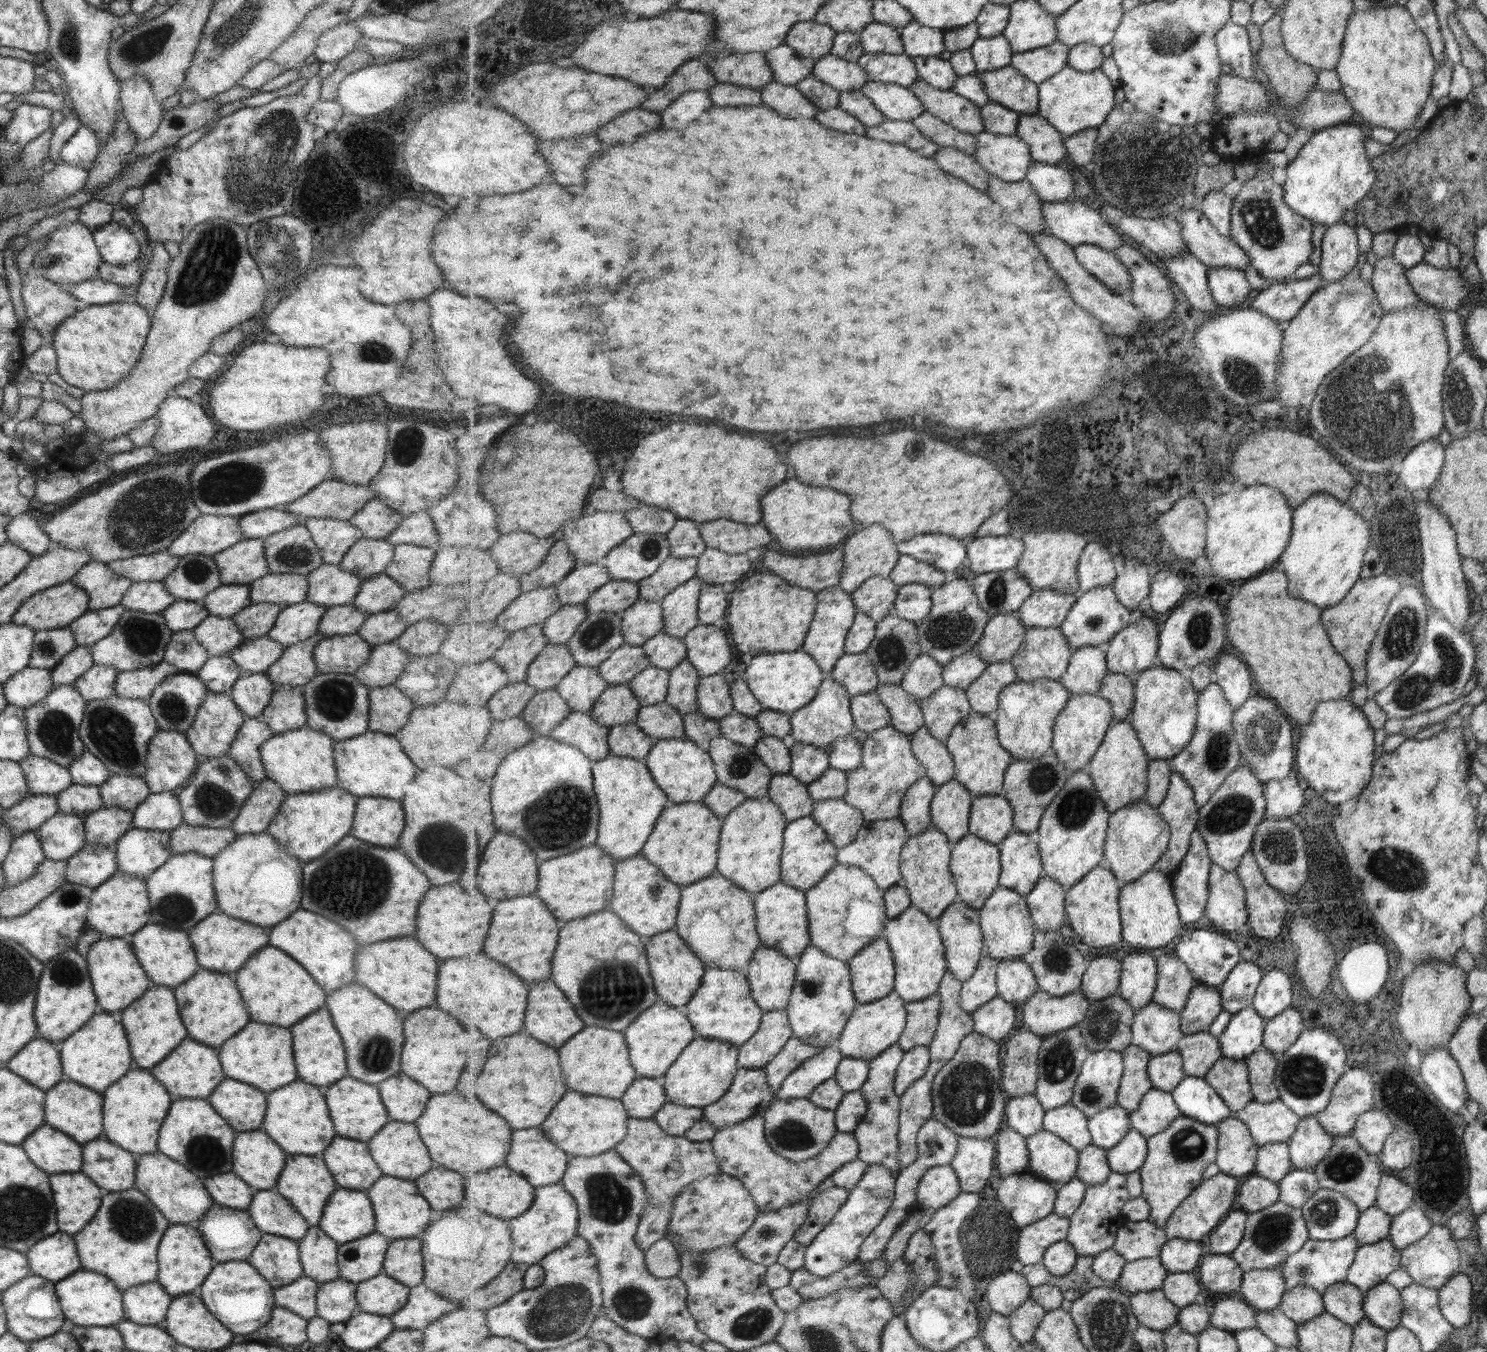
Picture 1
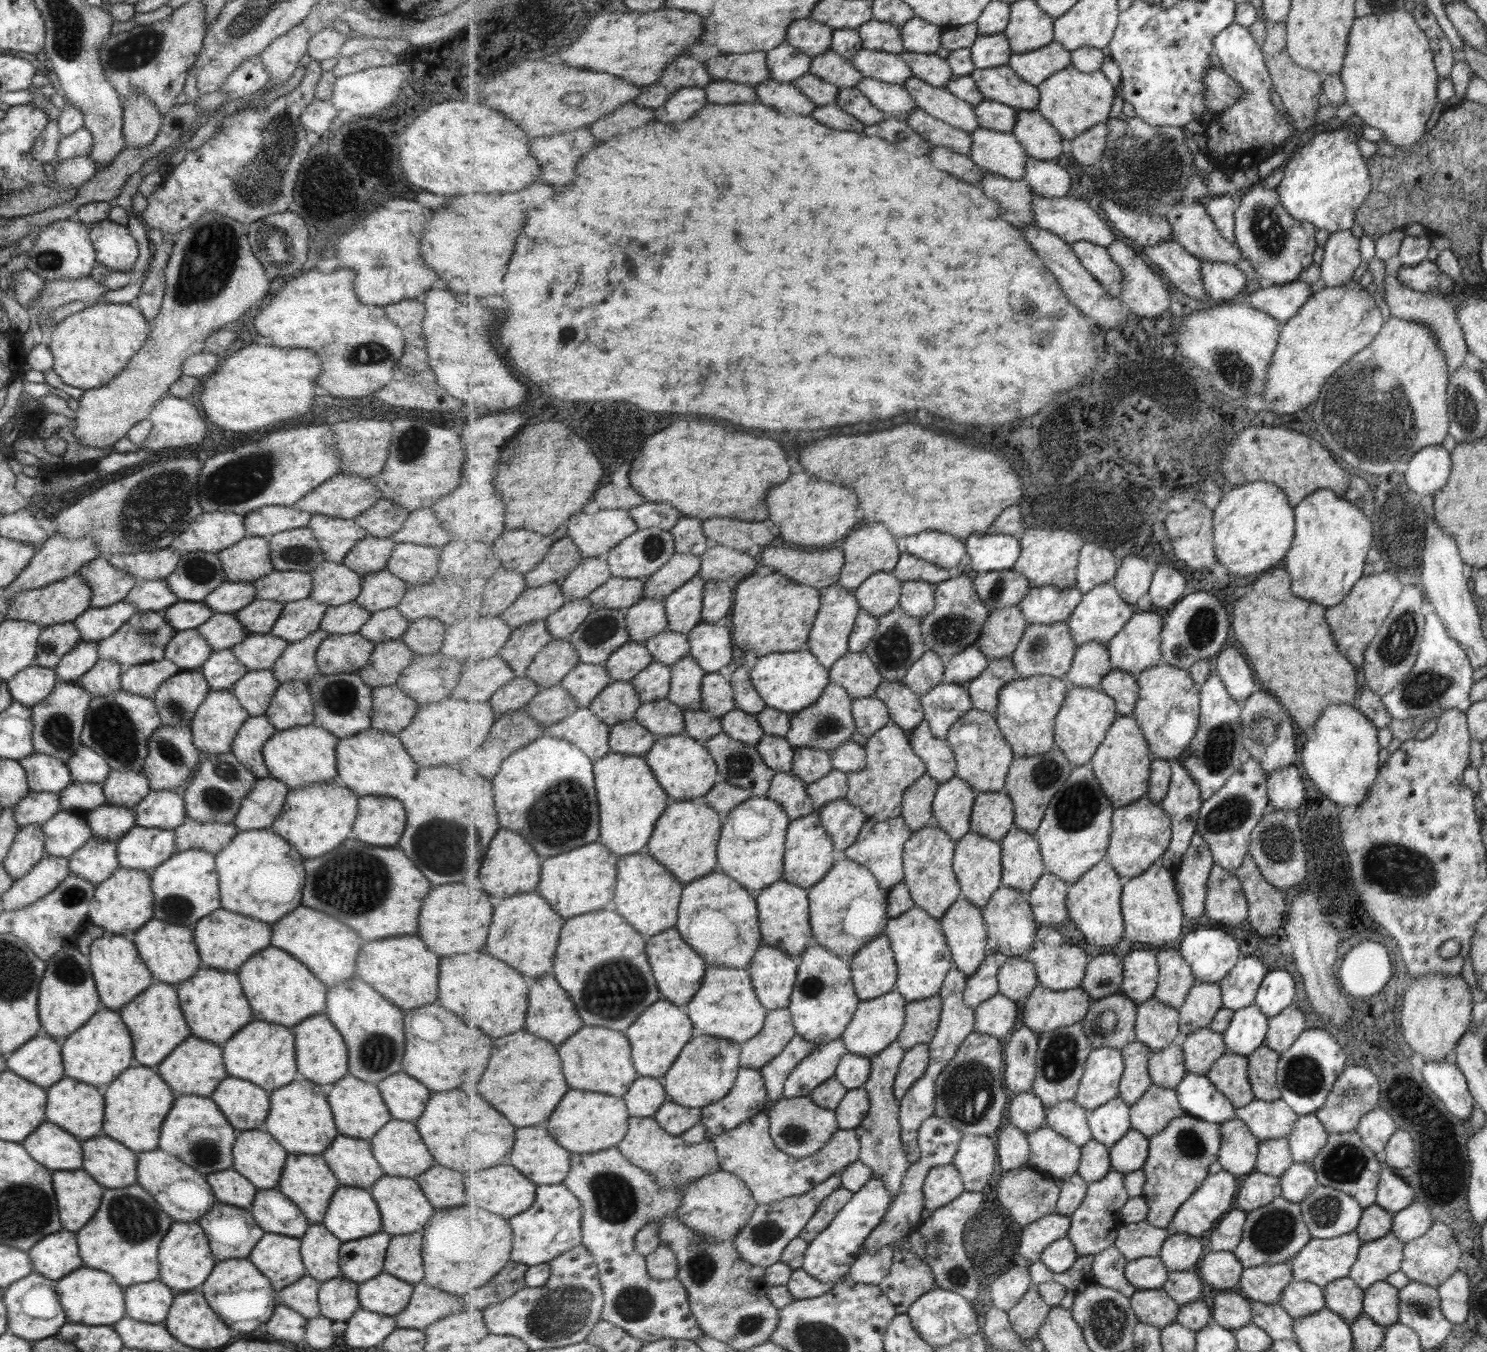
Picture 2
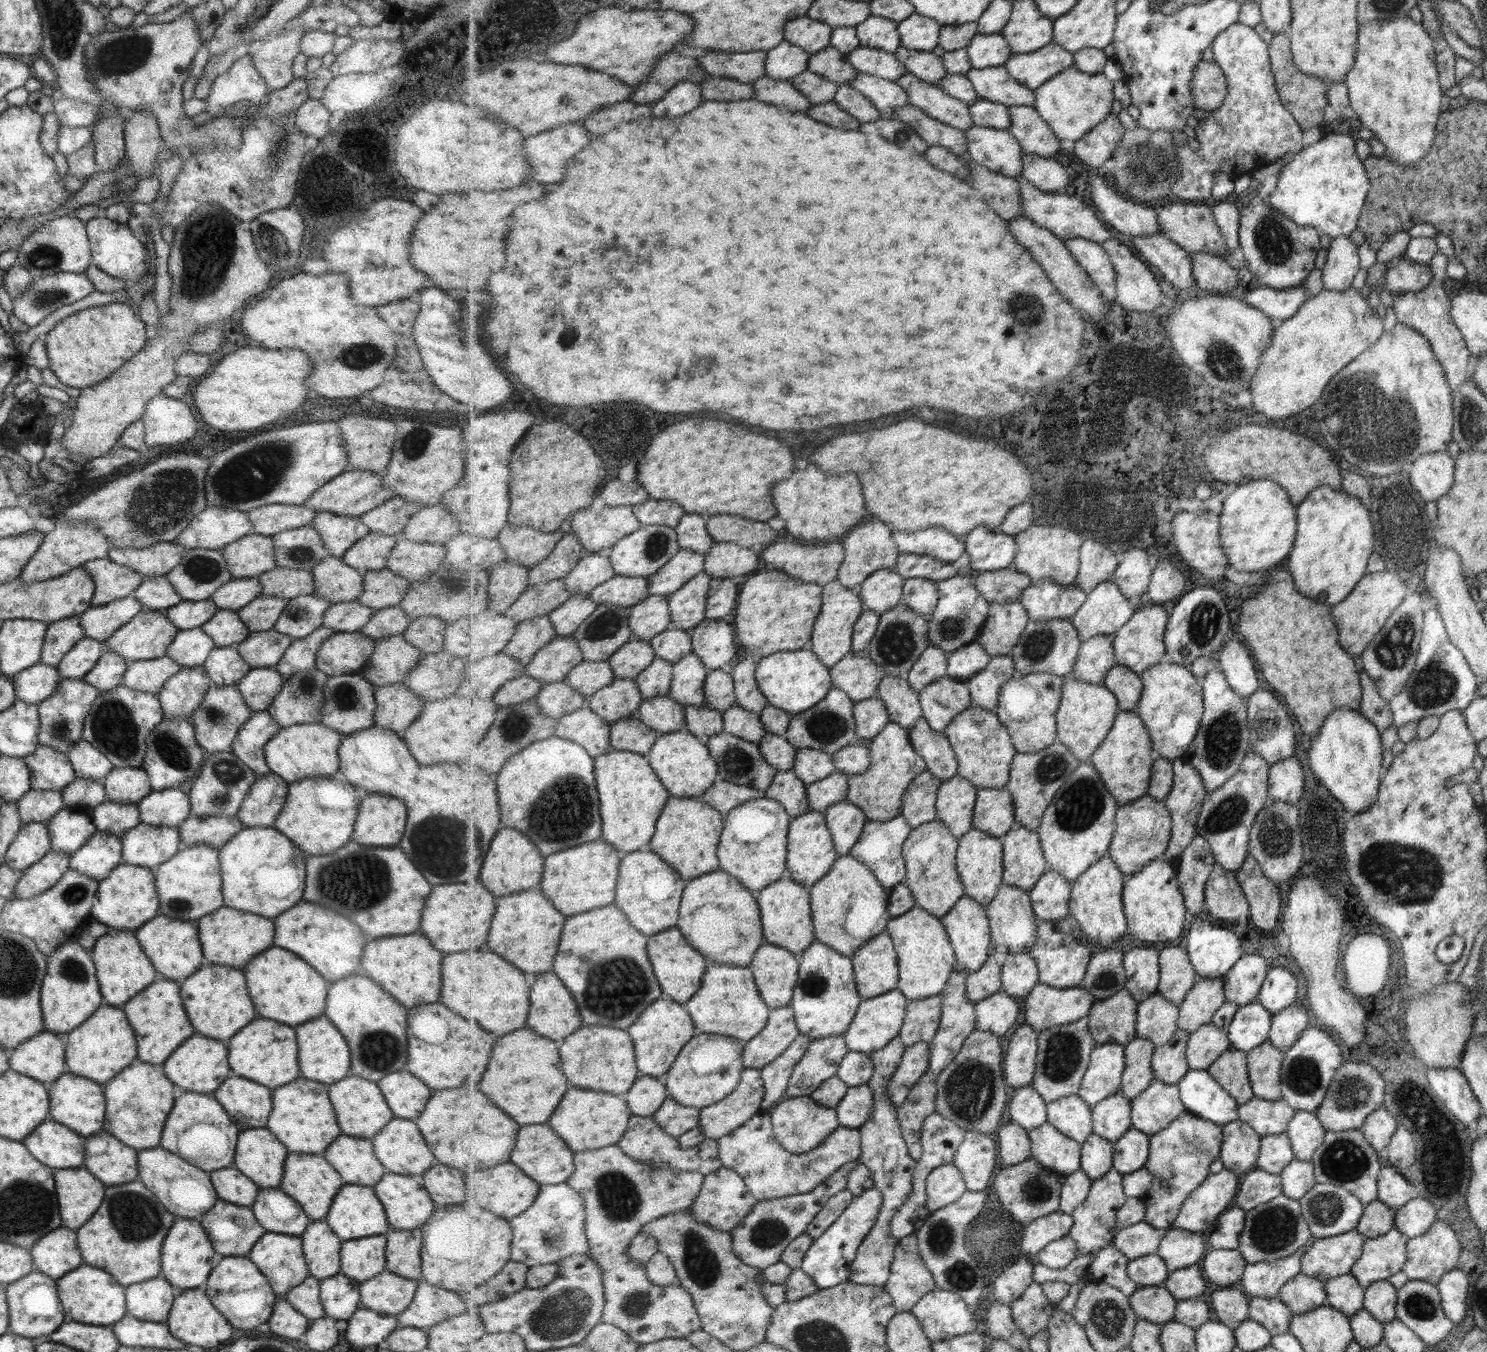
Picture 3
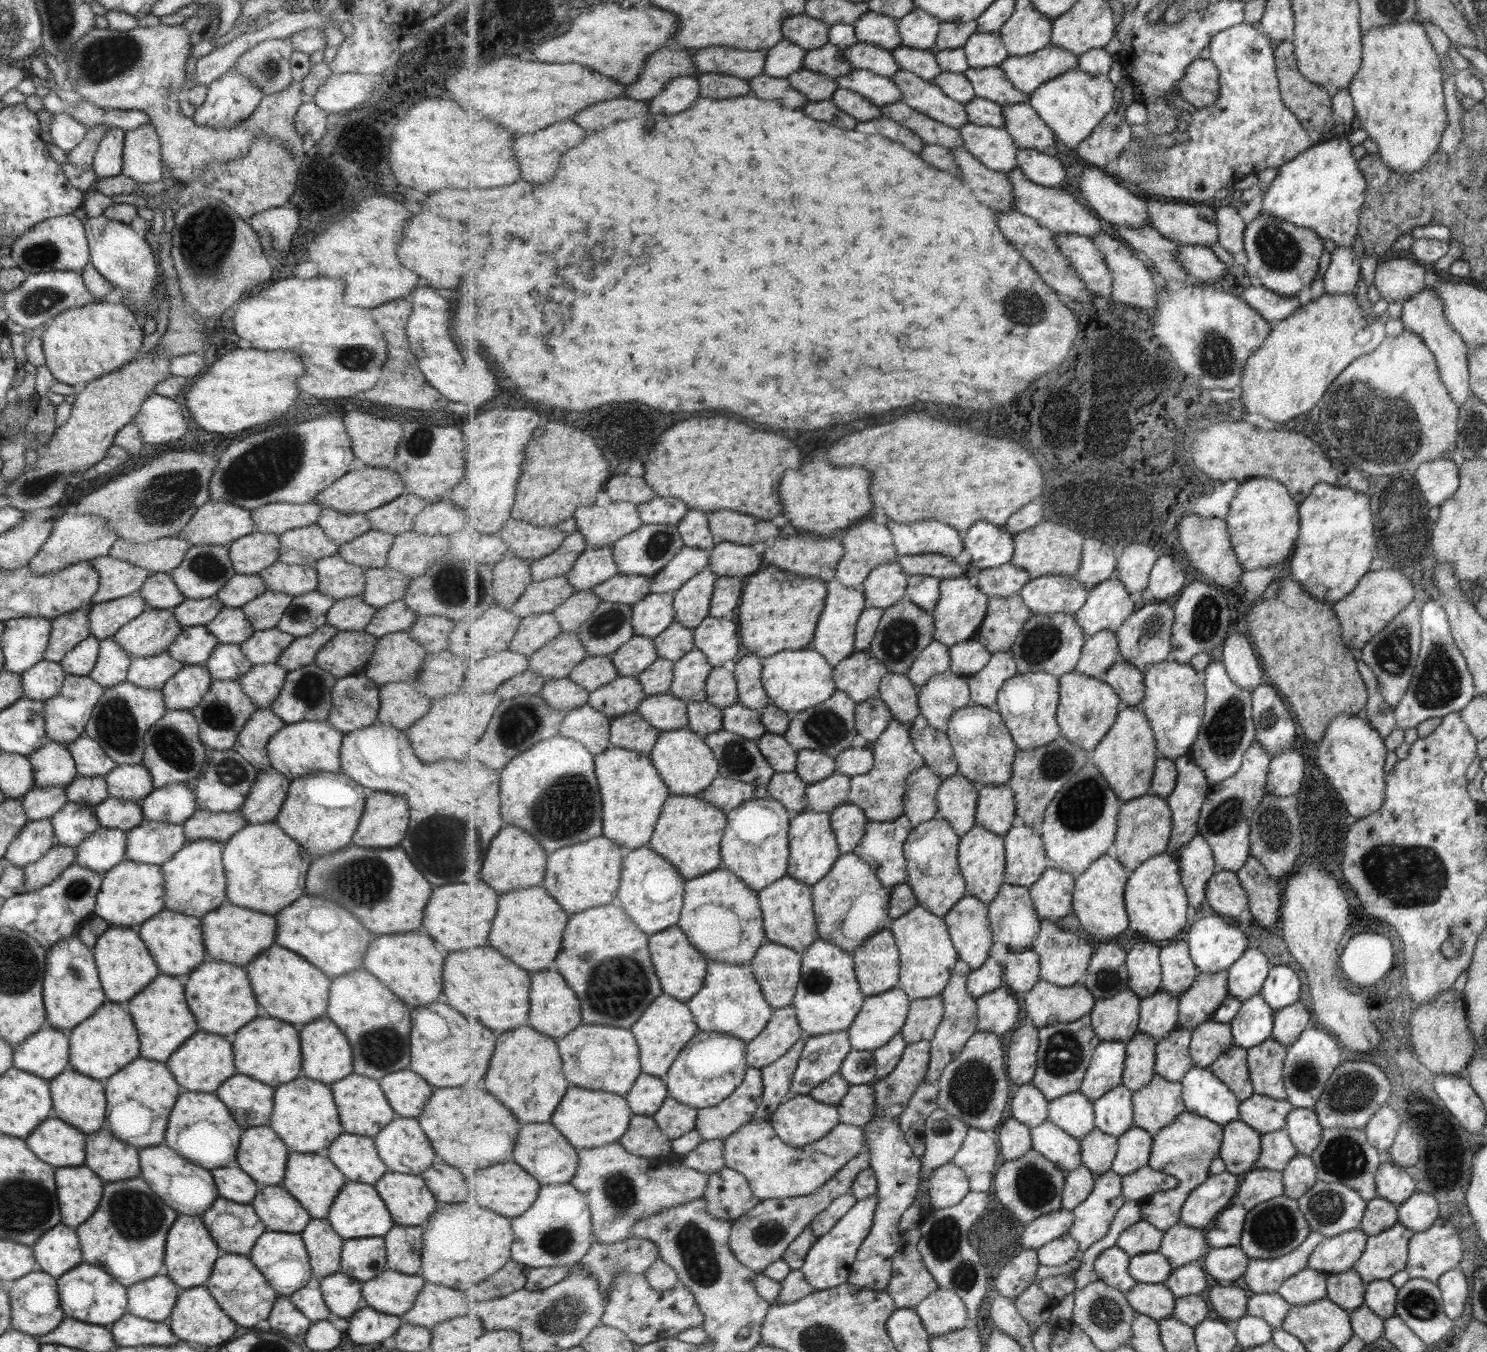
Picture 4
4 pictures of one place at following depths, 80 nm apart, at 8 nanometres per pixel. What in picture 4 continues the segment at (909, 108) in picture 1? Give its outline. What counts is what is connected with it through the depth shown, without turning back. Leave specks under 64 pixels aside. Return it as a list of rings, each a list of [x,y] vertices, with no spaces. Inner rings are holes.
[[[855,68],[851,74],[841,76],[836,81],[840,87],[858,92],[880,108],[904,100],[903,91],[892,79],[875,74],[872,70]]]

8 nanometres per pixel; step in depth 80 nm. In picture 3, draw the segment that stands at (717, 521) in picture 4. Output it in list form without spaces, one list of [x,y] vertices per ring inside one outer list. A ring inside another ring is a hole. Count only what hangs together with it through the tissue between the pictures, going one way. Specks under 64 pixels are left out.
[[[717,514],[707,517],[709,534],[716,543],[733,542],[751,548],[755,544],[764,547],[771,545],[779,532],[773,530],[767,522],[743,518],[733,514]]]

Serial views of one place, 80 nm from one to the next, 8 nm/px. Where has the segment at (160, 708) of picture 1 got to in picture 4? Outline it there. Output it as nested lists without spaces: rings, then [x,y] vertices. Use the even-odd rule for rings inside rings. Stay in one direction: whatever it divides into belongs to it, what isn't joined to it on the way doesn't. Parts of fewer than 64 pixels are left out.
[[[183,665],[160,689],[166,710],[189,711],[197,706],[211,681],[205,665]]]

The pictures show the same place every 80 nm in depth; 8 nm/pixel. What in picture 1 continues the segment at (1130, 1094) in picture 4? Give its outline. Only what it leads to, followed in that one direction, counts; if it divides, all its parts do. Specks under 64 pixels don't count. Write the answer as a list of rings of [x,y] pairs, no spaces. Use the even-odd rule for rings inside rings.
[[[1116,1104],[1088,1117],[1088,1127],[1092,1134],[1092,1144],[1108,1151],[1119,1145],[1132,1128],[1130,1113]]]

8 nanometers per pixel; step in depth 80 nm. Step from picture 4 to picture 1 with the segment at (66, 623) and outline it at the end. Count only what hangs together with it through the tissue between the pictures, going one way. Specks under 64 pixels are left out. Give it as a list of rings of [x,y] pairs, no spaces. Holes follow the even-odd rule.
[[[67,628],[34,631],[28,666],[52,669],[62,656],[76,646],[73,633]]]

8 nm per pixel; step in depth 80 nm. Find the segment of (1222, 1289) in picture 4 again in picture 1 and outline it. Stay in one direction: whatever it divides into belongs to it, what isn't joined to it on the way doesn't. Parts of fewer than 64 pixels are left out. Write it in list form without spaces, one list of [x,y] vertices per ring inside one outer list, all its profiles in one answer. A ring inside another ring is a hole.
[[[1225,1296],[1214,1306],[1213,1326],[1235,1334],[1241,1330],[1257,1328],[1256,1311],[1255,1307],[1244,1300]]]

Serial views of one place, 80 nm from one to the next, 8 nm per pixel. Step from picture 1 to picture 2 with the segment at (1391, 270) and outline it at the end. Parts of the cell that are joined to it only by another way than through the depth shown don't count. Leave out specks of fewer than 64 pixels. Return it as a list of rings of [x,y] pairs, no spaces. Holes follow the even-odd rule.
[[[1385,272],[1383,276],[1383,301],[1387,304],[1391,317],[1423,324],[1431,332],[1437,341],[1439,350],[1443,353],[1448,370],[1447,374],[1453,372],[1463,362],[1463,357],[1467,352],[1464,336],[1459,324],[1457,324],[1454,306],[1444,298],[1440,289],[1429,293],[1409,290],[1395,280],[1395,272]]]

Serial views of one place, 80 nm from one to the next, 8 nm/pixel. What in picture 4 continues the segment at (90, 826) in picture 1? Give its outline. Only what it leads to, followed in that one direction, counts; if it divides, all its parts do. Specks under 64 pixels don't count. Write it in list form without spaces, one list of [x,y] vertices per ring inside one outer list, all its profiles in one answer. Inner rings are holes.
[[[108,797],[103,800],[95,807],[94,813],[100,827],[125,832],[136,827],[143,820],[139,802],[117,798]]]

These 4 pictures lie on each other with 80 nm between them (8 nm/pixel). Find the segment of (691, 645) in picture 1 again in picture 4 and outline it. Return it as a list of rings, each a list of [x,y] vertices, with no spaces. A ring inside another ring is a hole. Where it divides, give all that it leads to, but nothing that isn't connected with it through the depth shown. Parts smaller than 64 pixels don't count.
[[[709,615],[695,632],[696,648],[708,655],[714,667],[721,667],[739,656],[739,630],[730,617],[717,618]]]

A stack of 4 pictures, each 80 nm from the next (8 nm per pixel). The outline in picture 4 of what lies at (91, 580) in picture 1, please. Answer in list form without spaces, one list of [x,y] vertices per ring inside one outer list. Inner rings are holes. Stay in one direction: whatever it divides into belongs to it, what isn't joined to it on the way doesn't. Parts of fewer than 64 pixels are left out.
[[[109,555],[92,558],[89,564],[97,571],[98,576],[98,587],[91,597],[93,605],[136,594],[150,575],[144,568]]]

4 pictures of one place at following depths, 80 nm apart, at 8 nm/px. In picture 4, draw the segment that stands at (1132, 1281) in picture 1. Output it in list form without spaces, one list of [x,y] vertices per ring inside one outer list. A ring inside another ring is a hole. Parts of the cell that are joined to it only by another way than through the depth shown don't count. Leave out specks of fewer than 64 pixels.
[[[1159,1252],[1139,1254],[1130,1263],[1130,1273],[1138,1283],[1164,1284],[1173,1271],[1169,1259]]]

